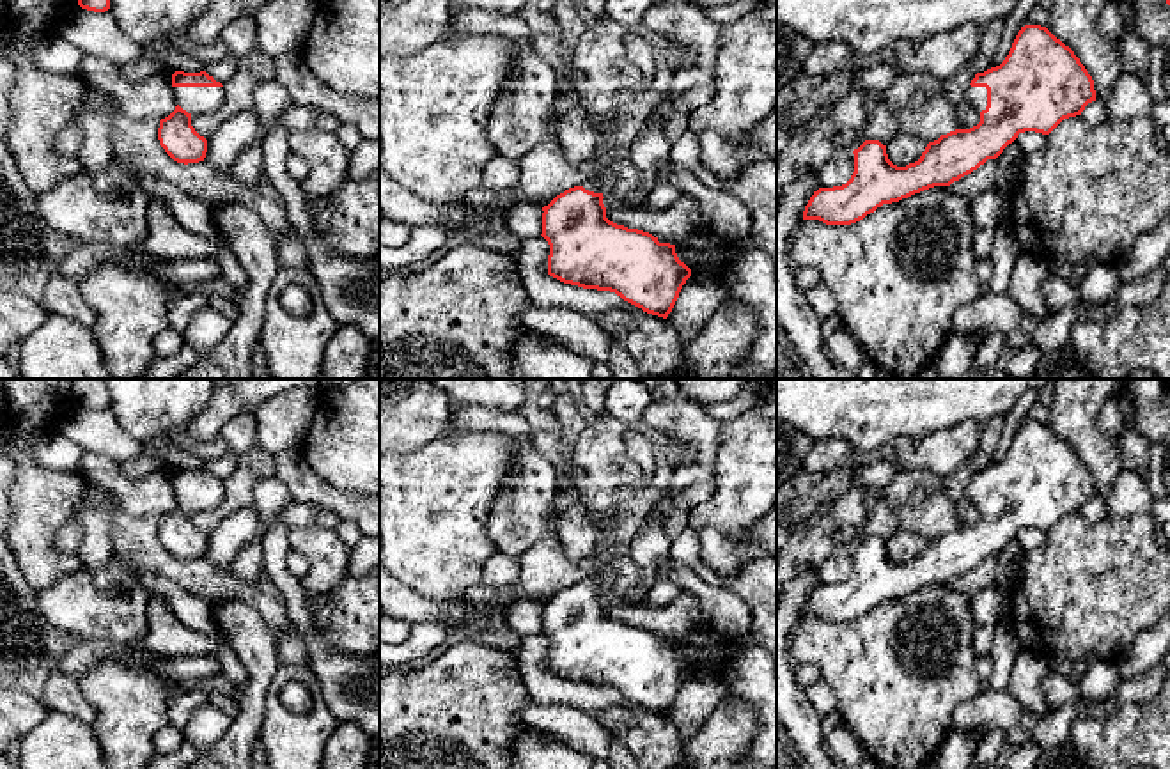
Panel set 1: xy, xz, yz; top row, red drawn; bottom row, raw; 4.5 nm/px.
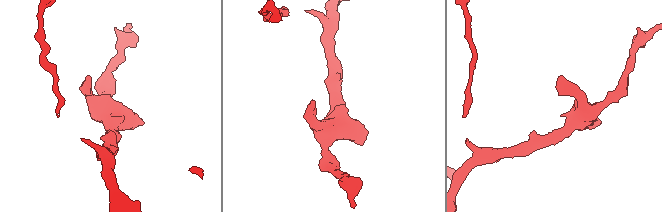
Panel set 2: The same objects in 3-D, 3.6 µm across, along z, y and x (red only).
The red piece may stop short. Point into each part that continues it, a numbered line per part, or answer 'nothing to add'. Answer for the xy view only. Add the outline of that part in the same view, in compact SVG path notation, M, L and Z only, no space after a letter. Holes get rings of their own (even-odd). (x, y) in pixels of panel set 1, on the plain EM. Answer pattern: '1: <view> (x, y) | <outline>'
1: xy (195, 497) | M172 484L176 500L191 514L214 509L222 503L223 484Z

